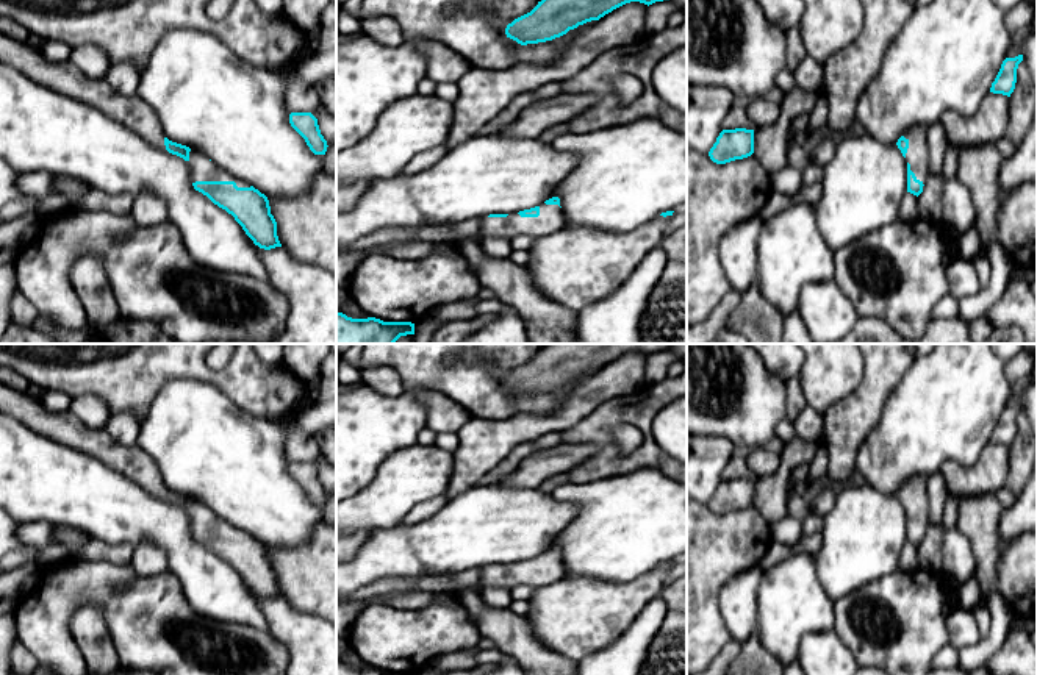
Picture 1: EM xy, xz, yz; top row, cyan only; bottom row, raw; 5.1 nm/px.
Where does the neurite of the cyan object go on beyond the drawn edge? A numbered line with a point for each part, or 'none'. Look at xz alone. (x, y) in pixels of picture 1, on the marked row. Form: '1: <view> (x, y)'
1: xz (551, 219)

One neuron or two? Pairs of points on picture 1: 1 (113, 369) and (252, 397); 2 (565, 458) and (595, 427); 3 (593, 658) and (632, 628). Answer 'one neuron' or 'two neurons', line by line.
1: one neuron
2: two neurons
3: one neuron

